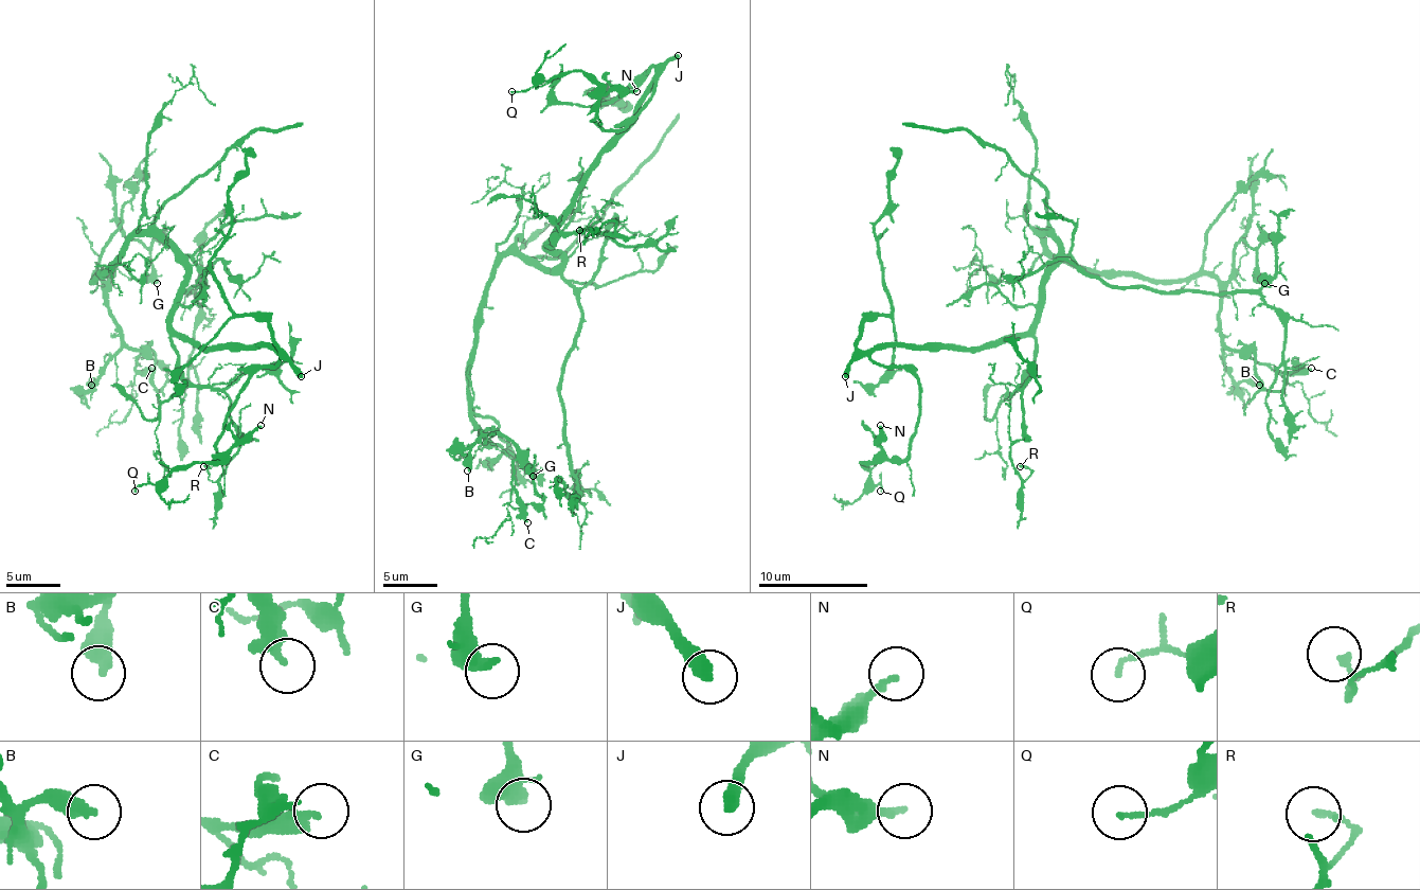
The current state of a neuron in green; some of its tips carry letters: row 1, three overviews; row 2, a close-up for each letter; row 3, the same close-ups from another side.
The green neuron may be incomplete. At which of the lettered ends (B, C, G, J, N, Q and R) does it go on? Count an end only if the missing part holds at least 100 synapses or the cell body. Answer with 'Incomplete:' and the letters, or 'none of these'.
Incomplete: J

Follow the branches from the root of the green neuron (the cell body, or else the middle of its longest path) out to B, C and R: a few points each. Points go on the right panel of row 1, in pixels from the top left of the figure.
B: (1044, 295), (1058, 253), (1044, 236), (1082, 267), (1210, 276), (1224, 366), (1259, 385)
C: (1044, 295), (1058, 253), (1044, 236), (1082, 267), (1210, 276), (1226, 346), (1276, 371), (1311, 368)
R: (1044, 295), (1032, 371), (1020, 387), (1022, 437), (1011, 447), (1011, 466), (1025, 482), (1030, 472), (1020, 466)

